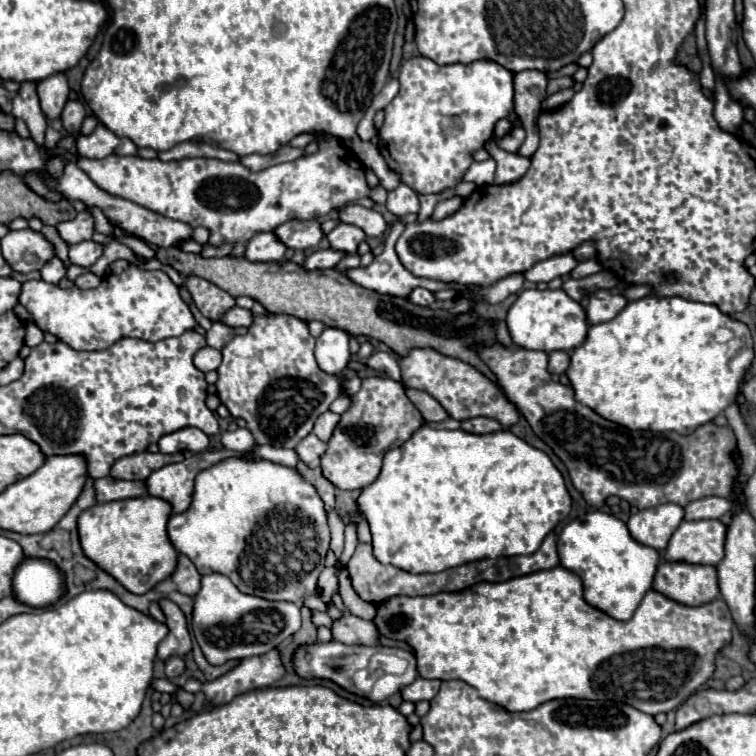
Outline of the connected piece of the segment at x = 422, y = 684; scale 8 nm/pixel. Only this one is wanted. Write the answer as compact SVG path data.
M416 678L410 686L402 690L402 698L410 702L420 702L420 700L432 700L438 690L440 690L440 680L426 680L426 678Z

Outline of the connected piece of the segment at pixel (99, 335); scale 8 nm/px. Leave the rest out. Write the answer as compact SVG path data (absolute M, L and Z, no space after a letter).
M132 264L122 274L106 274L102 278L100 286L94 290L80 290L76 286L70 290L64 290L60 286L44 282L44 280L28 280L22 284L20 304L30 312L34 324L38 324L38 328L42 332L54 334L58 340L66 342L74 350L106 350L122 336L158 342L158 340L164 340L170 336L180 336L186 330L192 330L196 326L196 320L194 320L190 308L178 294L178 286L164 272L142 270Z

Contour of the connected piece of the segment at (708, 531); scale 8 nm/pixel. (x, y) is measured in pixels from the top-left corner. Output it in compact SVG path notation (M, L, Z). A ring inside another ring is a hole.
M684 520L672 534L664 558L670 562L716 566L724 558L726 530L726 524L720 520Z

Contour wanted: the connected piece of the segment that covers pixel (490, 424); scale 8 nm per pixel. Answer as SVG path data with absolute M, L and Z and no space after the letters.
M486 416L468 418L468 420L462 422L462 428L472 432L472 434L488 434L492 430L502 430L502 426L494 418L486 418Z

